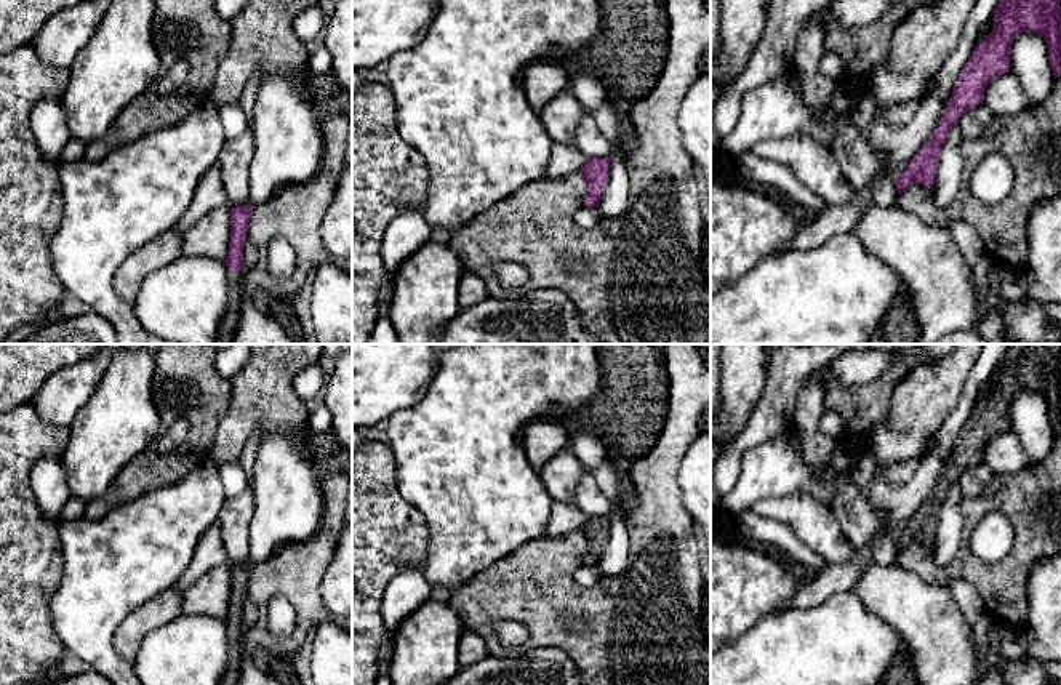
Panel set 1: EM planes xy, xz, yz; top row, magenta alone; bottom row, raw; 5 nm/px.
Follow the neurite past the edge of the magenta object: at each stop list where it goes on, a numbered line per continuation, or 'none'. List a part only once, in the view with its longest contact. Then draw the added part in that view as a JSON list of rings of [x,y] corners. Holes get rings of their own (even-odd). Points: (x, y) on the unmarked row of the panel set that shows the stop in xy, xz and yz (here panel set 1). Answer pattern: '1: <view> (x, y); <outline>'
1: xy (236, 636); [[[229,629],[227,634],[230,643],[230,659],[229,659],[227,672],[221,679],[219,685],[237,685],[240,675],[243,632],[242,629]]]

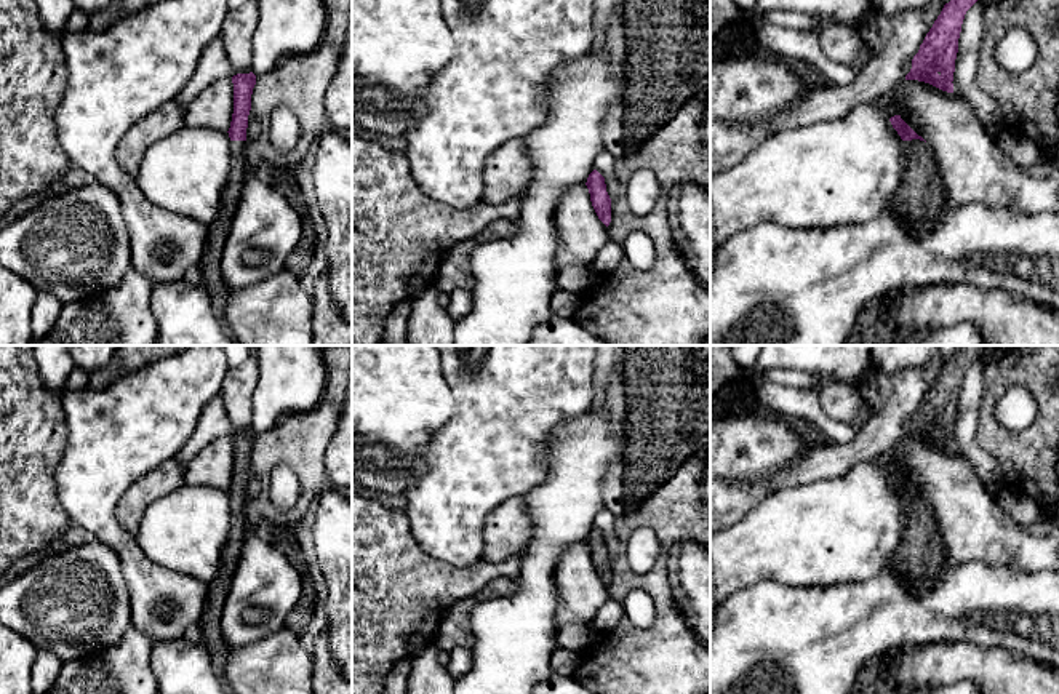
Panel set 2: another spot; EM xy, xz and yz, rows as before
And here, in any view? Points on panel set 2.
1: yz (920, 557); [[[920,497],[904,499],[907,515],[894,569],[915,593],[925,593],[945,564],[942,534],[931,505]]]

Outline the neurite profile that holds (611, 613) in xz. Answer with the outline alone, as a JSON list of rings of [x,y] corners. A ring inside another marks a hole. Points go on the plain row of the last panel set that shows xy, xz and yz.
[[[609,596],[605,604],[600,608],[597,616],[592,620],[592,630],[606,633],[611,632],[619,625],[621,620],[624,620],[624,608],[622,603],[616,601],[613,596]]]

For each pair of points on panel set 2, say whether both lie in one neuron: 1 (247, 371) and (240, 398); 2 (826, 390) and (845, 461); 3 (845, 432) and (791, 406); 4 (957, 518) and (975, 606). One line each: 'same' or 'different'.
1: same
2: different
3: same
4: different

